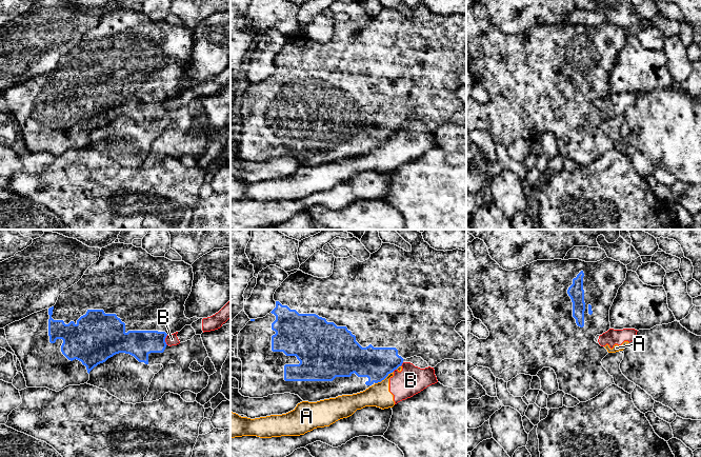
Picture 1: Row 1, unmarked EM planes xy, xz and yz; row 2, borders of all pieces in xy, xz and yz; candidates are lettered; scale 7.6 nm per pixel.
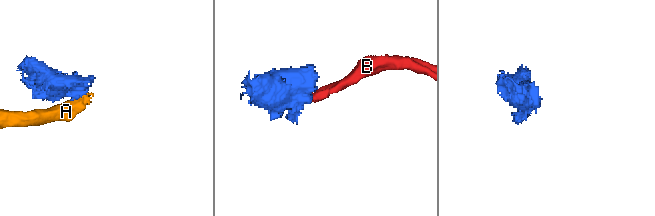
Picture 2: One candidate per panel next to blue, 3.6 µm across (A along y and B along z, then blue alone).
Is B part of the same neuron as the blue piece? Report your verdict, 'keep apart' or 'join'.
keep apart

